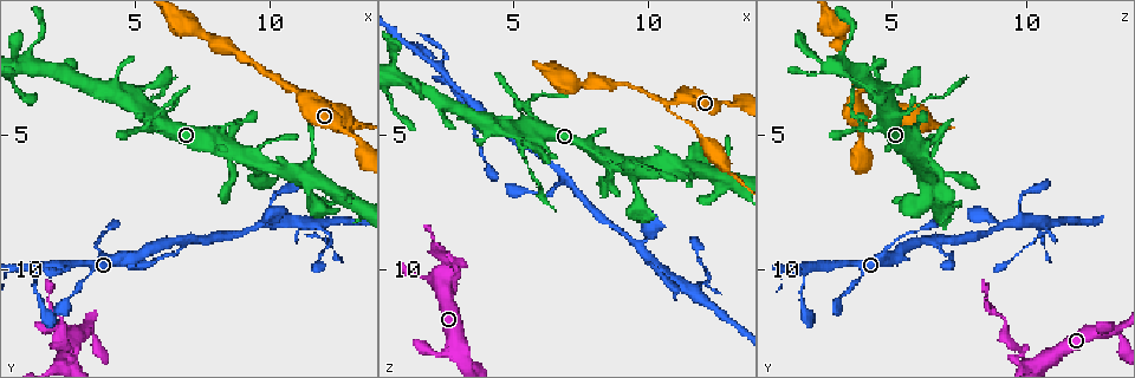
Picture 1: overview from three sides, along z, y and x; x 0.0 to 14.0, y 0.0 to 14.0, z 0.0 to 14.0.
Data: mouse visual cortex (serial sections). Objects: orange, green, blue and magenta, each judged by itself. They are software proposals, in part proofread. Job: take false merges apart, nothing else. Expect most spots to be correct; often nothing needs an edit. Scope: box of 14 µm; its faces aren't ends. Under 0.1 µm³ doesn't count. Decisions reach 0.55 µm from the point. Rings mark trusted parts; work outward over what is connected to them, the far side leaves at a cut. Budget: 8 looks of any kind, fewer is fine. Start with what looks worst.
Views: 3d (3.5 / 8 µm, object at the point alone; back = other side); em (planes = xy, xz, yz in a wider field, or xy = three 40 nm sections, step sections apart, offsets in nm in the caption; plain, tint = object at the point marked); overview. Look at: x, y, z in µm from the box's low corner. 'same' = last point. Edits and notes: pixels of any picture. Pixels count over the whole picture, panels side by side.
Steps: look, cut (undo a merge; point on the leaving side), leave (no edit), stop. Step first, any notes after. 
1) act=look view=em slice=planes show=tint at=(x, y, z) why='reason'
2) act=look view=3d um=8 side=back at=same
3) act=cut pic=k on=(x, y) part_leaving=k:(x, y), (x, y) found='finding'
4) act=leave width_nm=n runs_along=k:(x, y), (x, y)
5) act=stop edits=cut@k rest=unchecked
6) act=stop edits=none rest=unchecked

act=look view=3d um=3.5 at=(2.9, 12.4, 13.0) why='sharp bend'

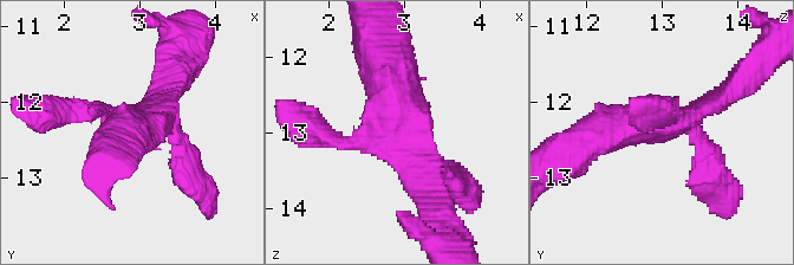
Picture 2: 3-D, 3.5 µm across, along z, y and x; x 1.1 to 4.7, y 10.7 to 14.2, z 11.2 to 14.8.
act=look view=em slice=xy step=2 show=tint at=(2.95, 12.30, 13.00) arms=4 arm_widths_nm=200,250,250,600 why='need the tissue'

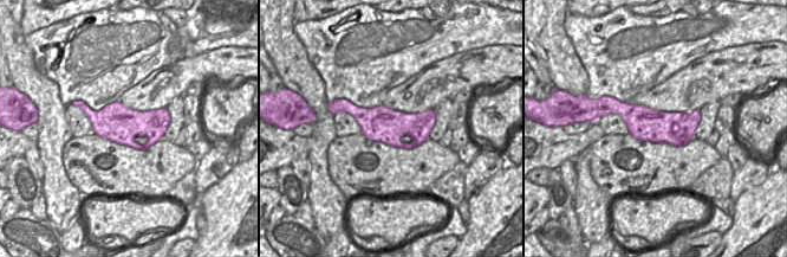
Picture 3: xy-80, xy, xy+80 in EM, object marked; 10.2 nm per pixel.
act=look view=em slice=xy step=3 show=tint at=same

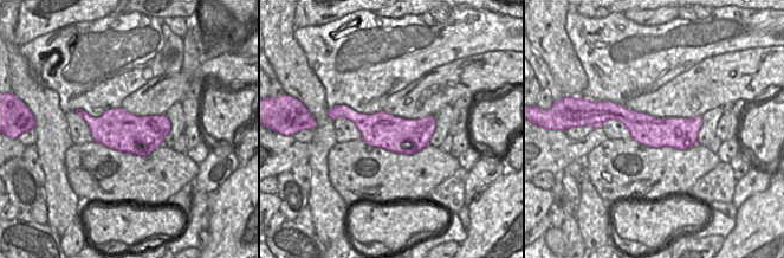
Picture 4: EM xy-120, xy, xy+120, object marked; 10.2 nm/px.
act=leave runs_along=4:(609, 116), (643, 128), (699, 123) found='continuous, no second cell'

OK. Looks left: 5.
act=look view=3d um=8 at=(1.3, 10.0, 1.8) why='branch point'

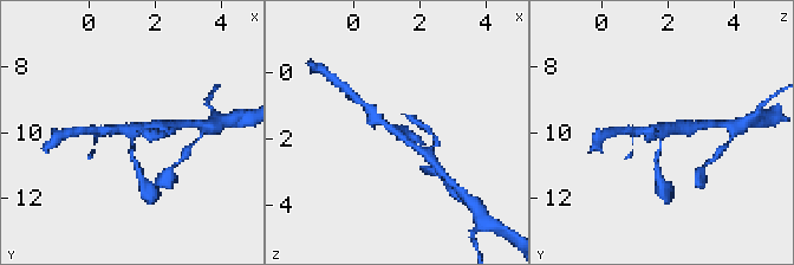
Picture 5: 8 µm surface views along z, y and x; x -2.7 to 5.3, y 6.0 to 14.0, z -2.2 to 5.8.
act=look view=em slice=xy step=2 show=tint at=(1.4, 10.0, 1.9) why='now the EM'

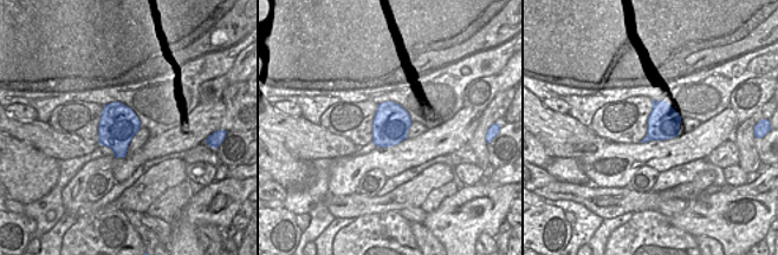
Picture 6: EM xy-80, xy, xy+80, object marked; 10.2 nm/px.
act=leave runs_along=5:(428, 155), (389, 128), (372, 111) found='continuous, no second cell'

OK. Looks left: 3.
act=look view=3d um=3.5 at=(10.6, 3.2, 3.9) why='thin arm on a thick one'

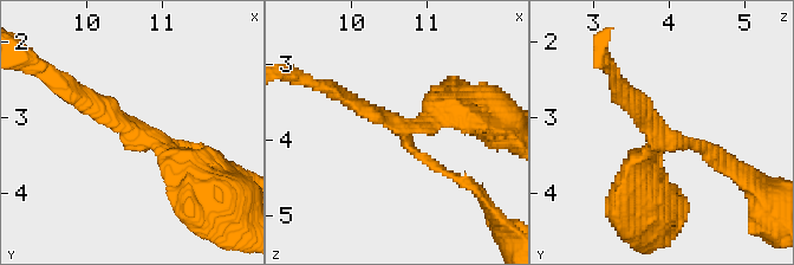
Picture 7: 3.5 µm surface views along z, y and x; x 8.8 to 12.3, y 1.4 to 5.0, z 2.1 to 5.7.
act=look view=em slice=planes show=tint at=(10.70, 3.25, 3.85) why='shape alone is not enough'

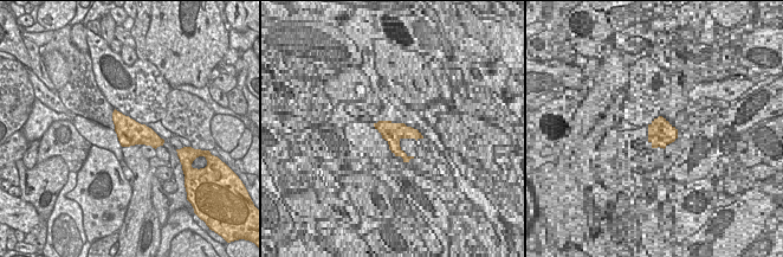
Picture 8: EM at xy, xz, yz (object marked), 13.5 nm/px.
act=leave width_nm=340 runs_along=7:(193, 182), (156, 142), (79, 98) found='all the same cell'

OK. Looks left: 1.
act=stop edits=none rest=unchecked

